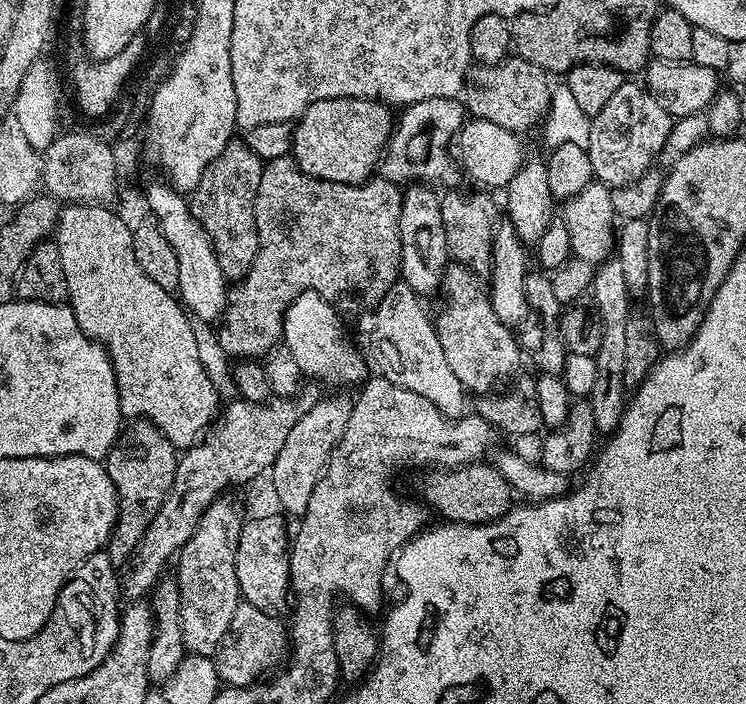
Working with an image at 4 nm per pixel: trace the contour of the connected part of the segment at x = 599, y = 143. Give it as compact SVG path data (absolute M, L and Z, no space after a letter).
M632 82L618 86L614 98L598 115L591 117L586 149L593 177L609 188L621 188L634 183L653 167L655 156L664 150L664 143L672 129L673 117L643 87Z

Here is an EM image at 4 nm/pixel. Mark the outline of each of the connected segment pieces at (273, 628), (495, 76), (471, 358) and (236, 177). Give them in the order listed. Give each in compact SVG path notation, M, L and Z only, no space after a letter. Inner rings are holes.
M243 602L238 610L234 610L234 622L230 622L230 630L225 634L214 657L216 669L225 685L244 688L247 684L257 683L263 677L260 676L263 672L271 673L285 659L290 636L285 625L283 628L276 620L279 619L273 613L263 612L258 610L258 606Z
M515 54L497 64L473 63L464 75L462 103L469 117L494 122L494 126L502 126L502 130L524 134L531 124L539 125L548 115L554 87L553 81L548 80L551 80L549 73Z
M455 262L449 263L443 278L444 305L434 316L438 341L446 354L447 364L455 377L469 393L488 394L499 389L520 364L520 348L512 337L513 329L499 320L491 304L489 293L479 284L469 268Z
M229 142L206 166L198 186L190 193L194 218L206 230L222 266L224 279L229 282L240 280L254 266L258 254L258 226L256 225L256 195L262 178L265 161L248 149L247 143Z

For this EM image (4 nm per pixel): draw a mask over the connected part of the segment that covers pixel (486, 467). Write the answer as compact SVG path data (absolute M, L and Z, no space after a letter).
M488 462L464 464L460 468L434 470L424 482L424 500L433 513L445 516L448 520L457 520L460 526L465 524L490 523L491 520L502 520L513 507L514 491L499 470Z

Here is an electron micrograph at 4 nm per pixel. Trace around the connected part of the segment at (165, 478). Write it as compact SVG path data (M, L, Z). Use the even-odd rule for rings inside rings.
M149 420L131 421L112 445L106 457L106 467L120 503L116 525L106 545L113 564L124 566L133 559L143 534L172 488L177 461L178 449Z

